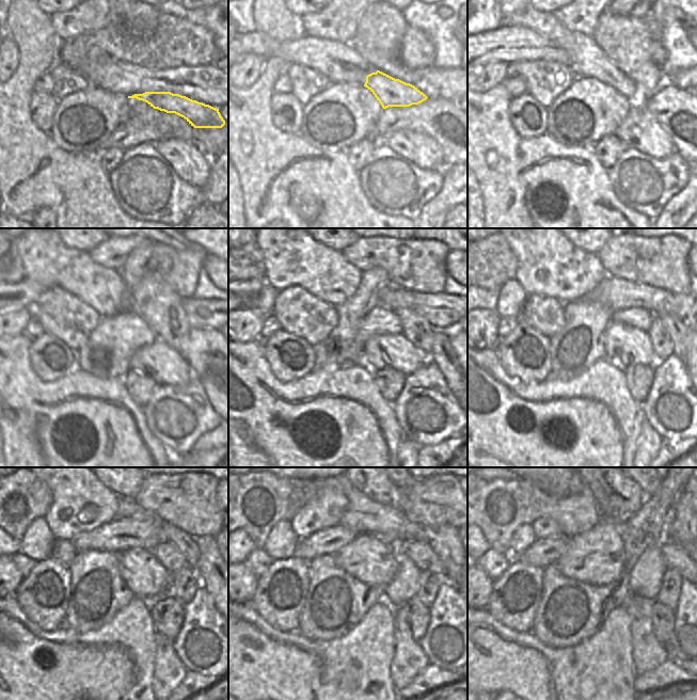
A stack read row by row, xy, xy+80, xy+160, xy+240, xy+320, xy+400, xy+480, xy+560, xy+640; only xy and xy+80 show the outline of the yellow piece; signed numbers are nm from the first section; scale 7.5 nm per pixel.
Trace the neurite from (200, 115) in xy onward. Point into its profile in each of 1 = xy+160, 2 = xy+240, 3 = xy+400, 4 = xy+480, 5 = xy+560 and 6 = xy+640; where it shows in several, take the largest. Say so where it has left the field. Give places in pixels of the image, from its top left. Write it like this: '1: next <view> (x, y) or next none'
1: next xy+160 (587, 60)
2: next xy+240 (47, 260)
3: next xy+400 (549, 265)
4: next xy+480 (81, 503)
5: next xy+560 (325, 510)
6: next xy+640 (543, 527)

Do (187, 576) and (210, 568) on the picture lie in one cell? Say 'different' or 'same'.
different

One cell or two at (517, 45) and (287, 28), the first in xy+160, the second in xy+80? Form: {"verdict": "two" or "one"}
{"verdict": "two"}

